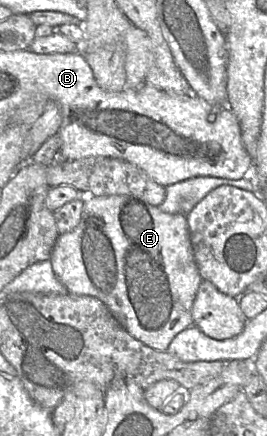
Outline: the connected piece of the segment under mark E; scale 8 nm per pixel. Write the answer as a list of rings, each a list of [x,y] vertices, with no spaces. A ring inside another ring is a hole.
[[[131,195],[90,196],[84,201],[81,219],[78,225],[69,232],[59,234],[50,260],[54,273],[69,293],[88,295],[99,299],[107,306],[110,312],[131,336],[155,350],[166,351],[178,333],[194,324],[192,307],[202,277],[200,276],[192,250],[187,216],[182,213],[165,213],[160,210],[159,206],[153,206]]]

